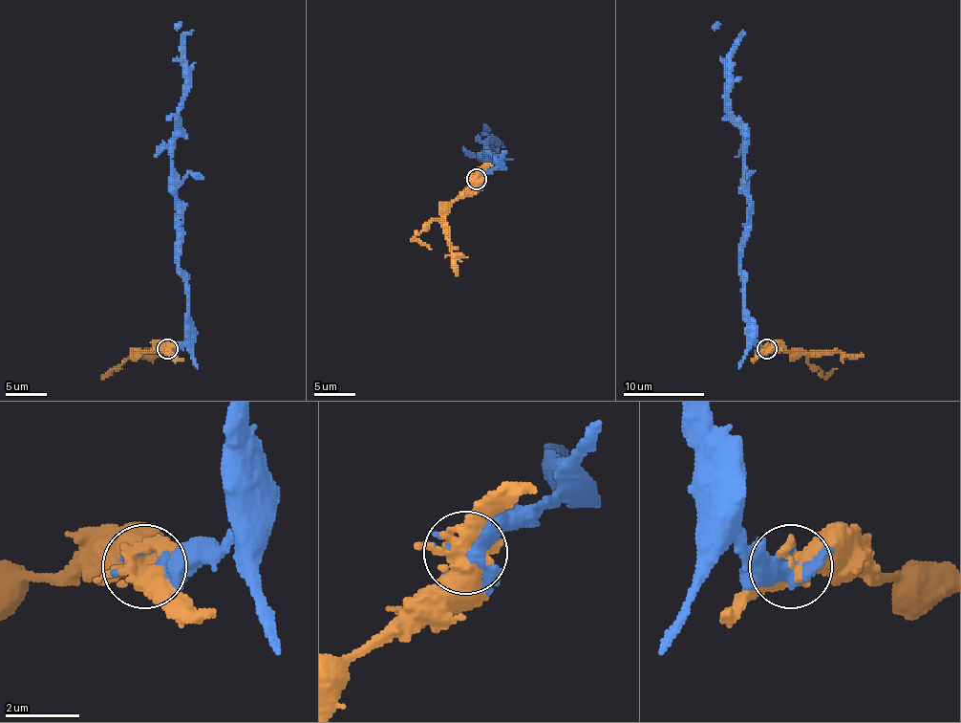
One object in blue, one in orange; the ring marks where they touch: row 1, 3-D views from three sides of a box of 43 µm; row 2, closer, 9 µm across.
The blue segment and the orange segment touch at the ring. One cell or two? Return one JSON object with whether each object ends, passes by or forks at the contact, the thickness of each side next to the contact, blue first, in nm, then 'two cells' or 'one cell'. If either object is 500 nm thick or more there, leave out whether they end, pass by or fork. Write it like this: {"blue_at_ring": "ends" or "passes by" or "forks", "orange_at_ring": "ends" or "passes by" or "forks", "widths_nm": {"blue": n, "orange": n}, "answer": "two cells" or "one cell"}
{"blue_at_ring": "forks", "orange_at_ring": "forks", "widths_nm": {"blue": 240, "orange": 480}, "answer": "one cell"}

